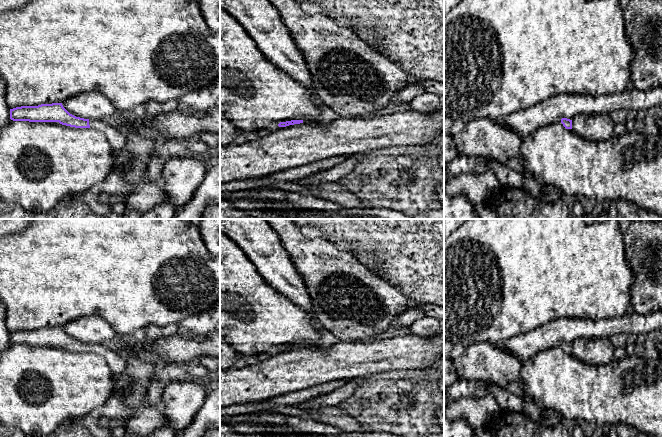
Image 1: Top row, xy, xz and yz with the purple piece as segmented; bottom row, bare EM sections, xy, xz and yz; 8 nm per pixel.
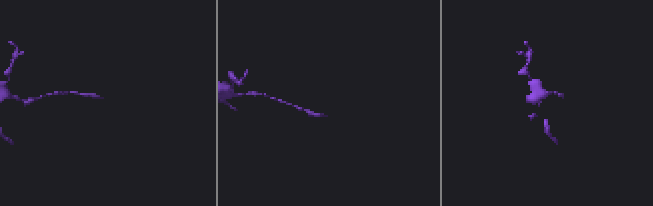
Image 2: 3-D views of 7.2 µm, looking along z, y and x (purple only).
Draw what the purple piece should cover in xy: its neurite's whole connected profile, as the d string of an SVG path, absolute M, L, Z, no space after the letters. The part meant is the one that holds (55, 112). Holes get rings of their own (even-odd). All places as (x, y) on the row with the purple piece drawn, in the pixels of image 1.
M62 103L41 104L38 106L21 106L10 109L10 119L29 122L59 122L75 128L92 128L101 131L114 150L121 150L126 137L115 127L101 120L84 119L70 114Z

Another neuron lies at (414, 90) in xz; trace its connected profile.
M419 85L407 86L397 92L397 100L400 102L409 102L418 96L420 93L424 92L424 88Z

